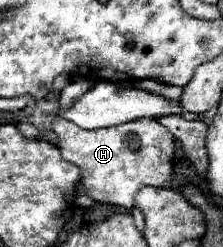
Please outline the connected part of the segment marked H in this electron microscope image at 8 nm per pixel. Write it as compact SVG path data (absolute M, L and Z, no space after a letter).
M68 119L52 121L52 131L58 135L58 149L62 157L80 167L80 181L86 193L100 201L132 209L134 195L142 187L164 187L172 179L174 137L172 133L150 119L138 119L108 129L86 131Z

